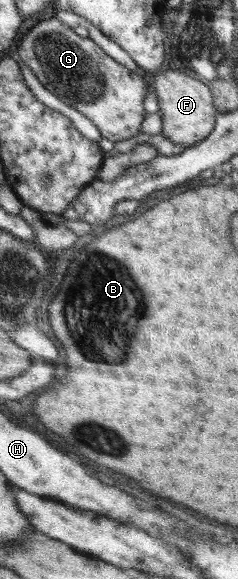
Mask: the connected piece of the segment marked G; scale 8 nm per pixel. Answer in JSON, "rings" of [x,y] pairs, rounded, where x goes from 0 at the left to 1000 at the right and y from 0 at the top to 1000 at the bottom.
{"rings":[[[244,31],[176,36],[130,48],[84,71],[71,92],[160,140],[252,176],[382,206],[429,238],[500,245],[592,228],[618,195],[601,183],[618,166],[618,142],[597,135],[601,128],[508,112],[395,71],[332,64]]]}

